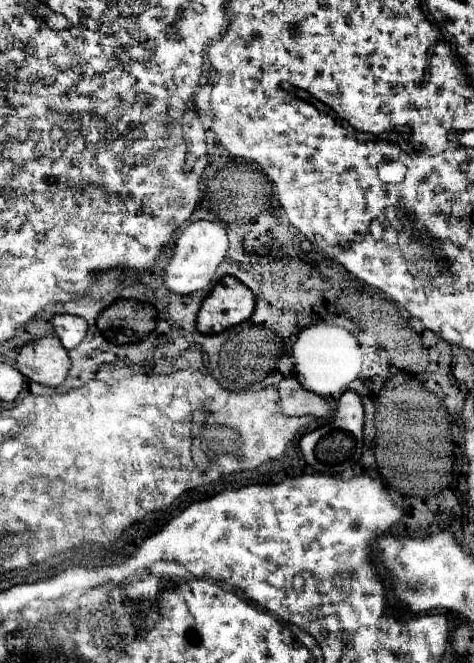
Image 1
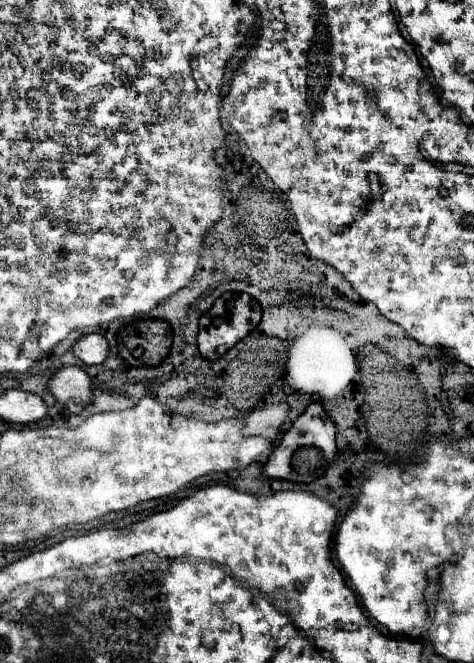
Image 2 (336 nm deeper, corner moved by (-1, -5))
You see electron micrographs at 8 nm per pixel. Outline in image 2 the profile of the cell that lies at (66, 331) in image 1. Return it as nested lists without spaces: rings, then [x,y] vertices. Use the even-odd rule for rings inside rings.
[[[91,333],[91,335],[83,335],[81,339],[75,341],[73,353],[87,365],[99,365],[105,361],[105,357],[109,353],[109,345],[103,335]]]

